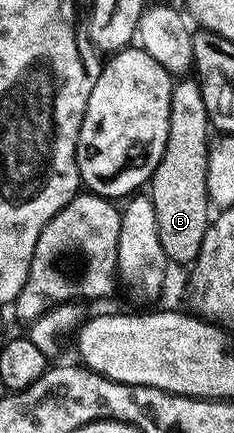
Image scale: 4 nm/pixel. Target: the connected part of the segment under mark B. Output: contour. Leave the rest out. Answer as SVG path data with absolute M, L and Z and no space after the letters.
M186 78L173 85L170 104L170 132L166 152L150 179L150 197L158 220L158 238L163 254L173 265L191 265L201 250L210 225L208 201L208 130L210 119L197 81Z

